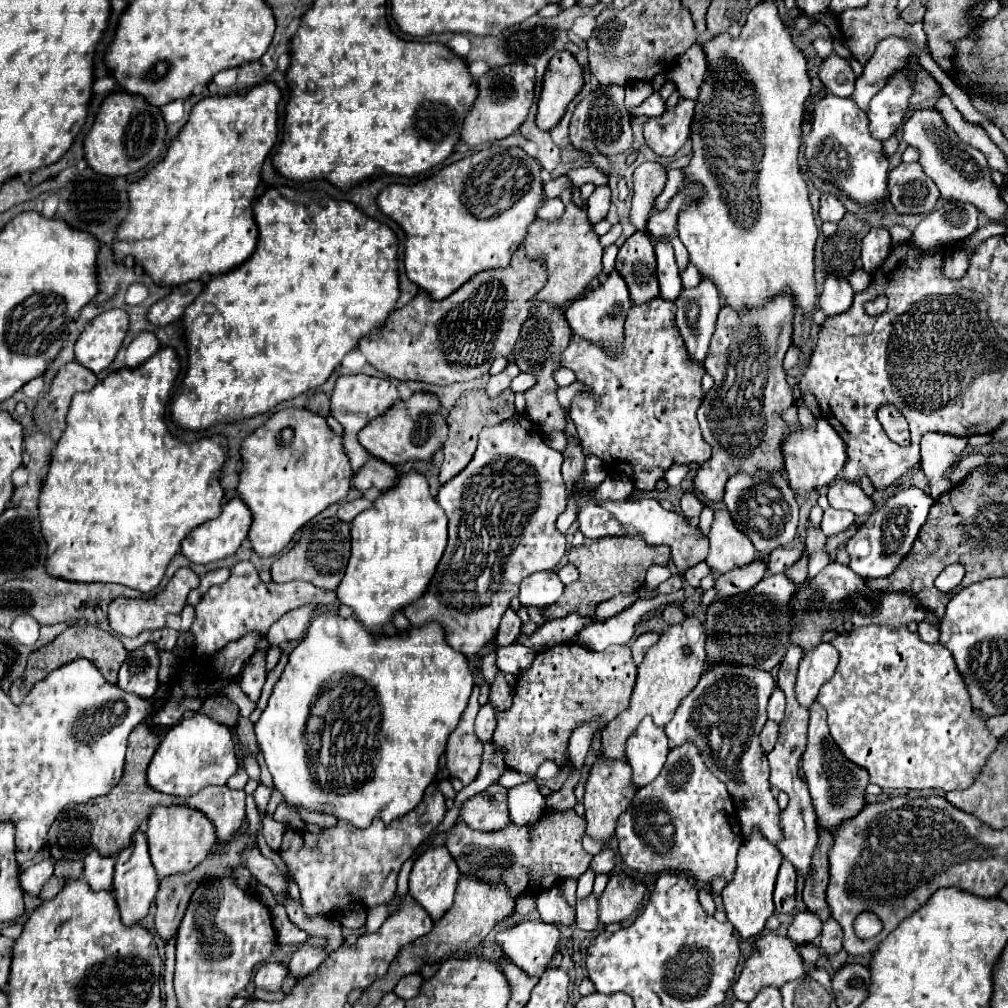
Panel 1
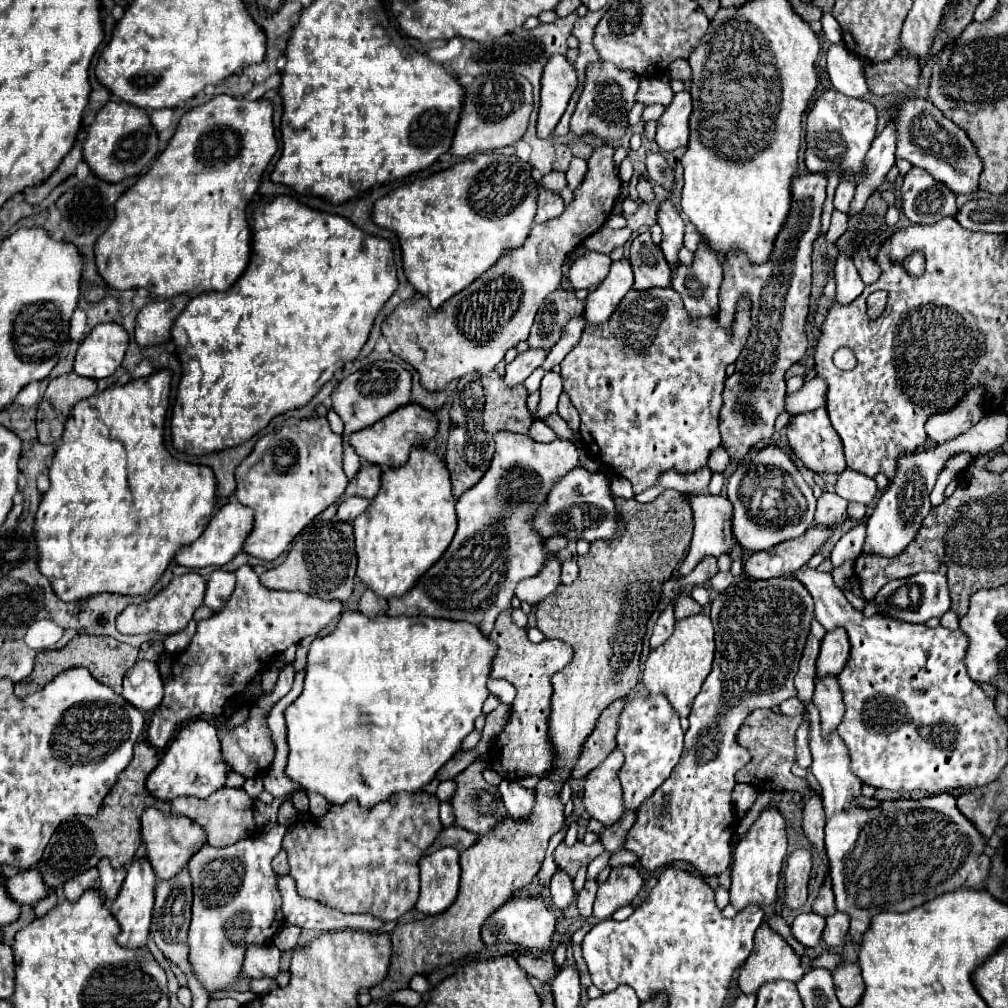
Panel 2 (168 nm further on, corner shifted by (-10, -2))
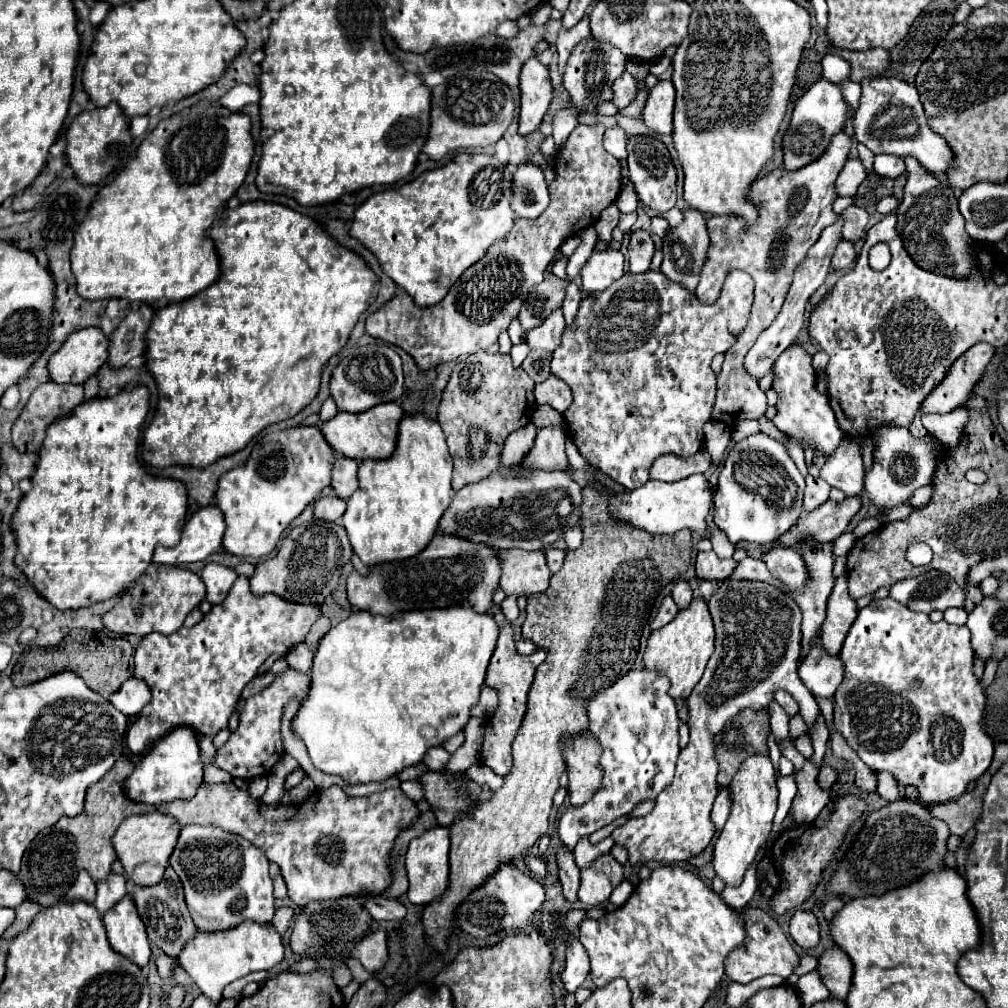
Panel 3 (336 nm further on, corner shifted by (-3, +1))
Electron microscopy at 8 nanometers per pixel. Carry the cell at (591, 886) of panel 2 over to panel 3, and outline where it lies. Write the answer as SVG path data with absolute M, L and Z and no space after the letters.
M561 847L557 851L557 865L559 865L559 879L563 885L563 895L567 897L567 901L575 903L581 879L579 879L579 867L575 865L573 855L567 847Z

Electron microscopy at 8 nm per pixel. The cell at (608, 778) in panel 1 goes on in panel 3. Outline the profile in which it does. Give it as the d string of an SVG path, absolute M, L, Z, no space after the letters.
M589 731L561 737L561 755L569 775L569 801L583 805L601 785L603 769L599 765L601 745Z

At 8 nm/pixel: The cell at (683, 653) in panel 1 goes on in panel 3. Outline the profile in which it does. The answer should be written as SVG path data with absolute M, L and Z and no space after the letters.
M695 597L687 609L681 609L677 617L667 623L665 627L651 633L645 649L645 667L657 669L659 673L667 675L671 681L671 697L689 697L691 689L699 683L699 677L703 677L703 669L715 649L715 627L711 621L711 613L707 609L707 603L701 597Z

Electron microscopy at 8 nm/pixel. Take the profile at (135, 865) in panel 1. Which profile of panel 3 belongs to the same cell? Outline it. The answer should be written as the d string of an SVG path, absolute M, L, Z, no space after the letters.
M131 895L123 897L109 913L103 915L109 945L119 955L127 957L137 967L145 967L151 957L143 921L137 915Z

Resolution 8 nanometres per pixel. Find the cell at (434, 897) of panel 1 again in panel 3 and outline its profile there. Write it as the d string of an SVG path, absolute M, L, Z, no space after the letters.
M437 825L435 829L429 829L427 833L415 837L409 843L405 867L409 877L409 891L407 891L409 901L425 905L437 899L449 885L449 829Z

